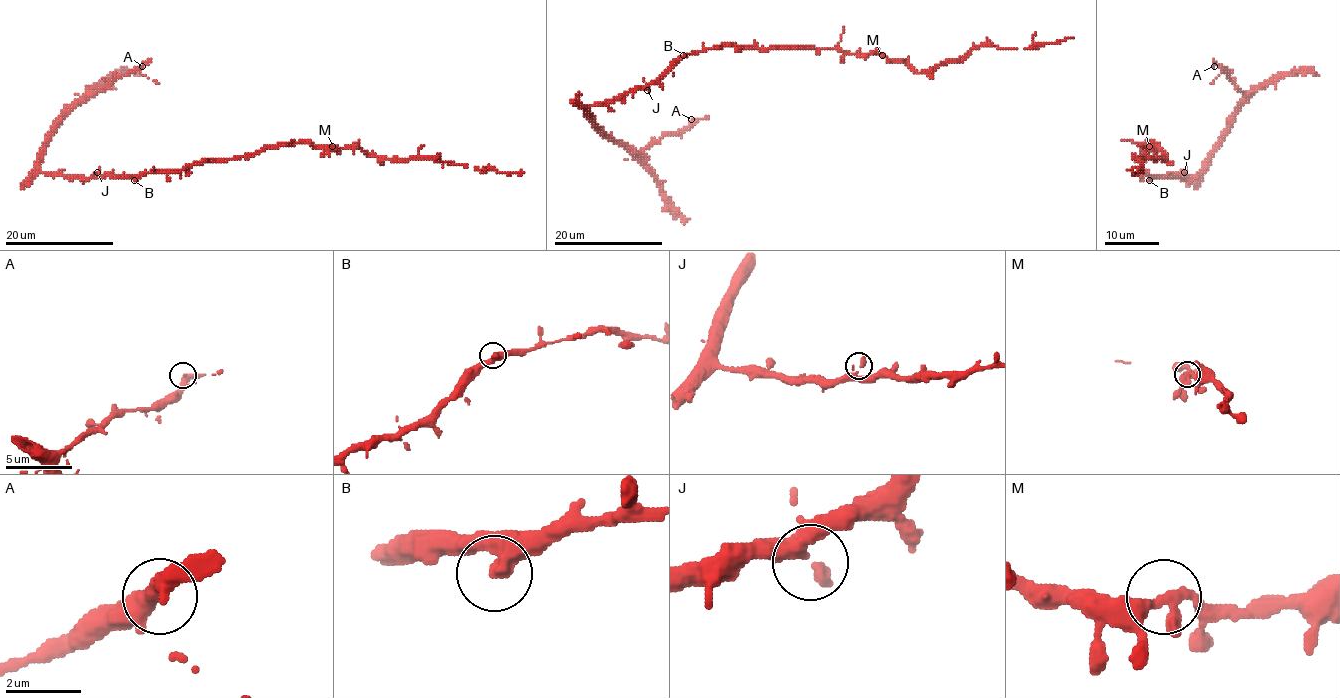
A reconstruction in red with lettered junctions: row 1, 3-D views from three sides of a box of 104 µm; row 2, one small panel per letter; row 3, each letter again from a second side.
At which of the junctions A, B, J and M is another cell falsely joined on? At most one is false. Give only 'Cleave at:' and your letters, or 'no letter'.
Cleave at: no letter

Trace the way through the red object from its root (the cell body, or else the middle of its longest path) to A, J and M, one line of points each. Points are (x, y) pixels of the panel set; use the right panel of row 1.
A: (1140, 168), (1148, 175), (1182, 177), (1202, 170), (1221, 133), (1245, 103), (1227, 75), (1214, 66)
J: (1140, 168), (1148, 175), (1182, 176), (1184, 172)
M: (1140, 168), (1144, 162), (1142, 146), (1146, 142), (1149, 146)

